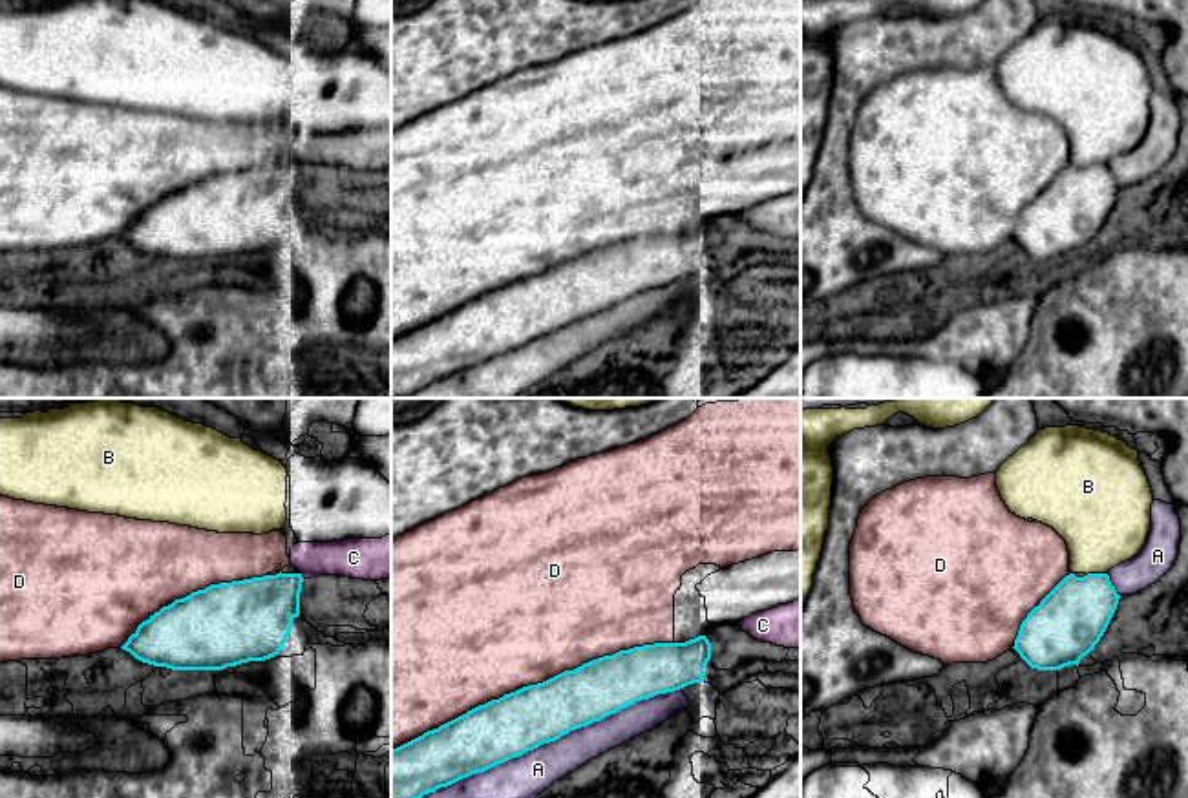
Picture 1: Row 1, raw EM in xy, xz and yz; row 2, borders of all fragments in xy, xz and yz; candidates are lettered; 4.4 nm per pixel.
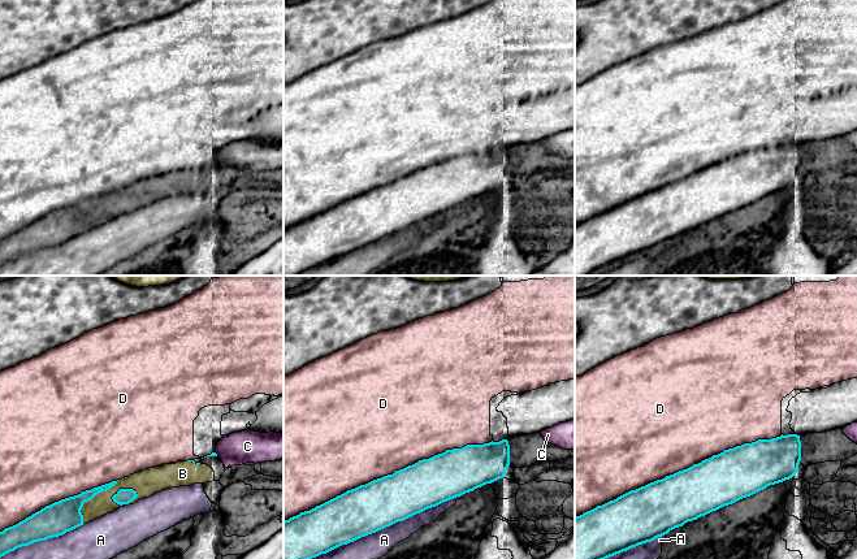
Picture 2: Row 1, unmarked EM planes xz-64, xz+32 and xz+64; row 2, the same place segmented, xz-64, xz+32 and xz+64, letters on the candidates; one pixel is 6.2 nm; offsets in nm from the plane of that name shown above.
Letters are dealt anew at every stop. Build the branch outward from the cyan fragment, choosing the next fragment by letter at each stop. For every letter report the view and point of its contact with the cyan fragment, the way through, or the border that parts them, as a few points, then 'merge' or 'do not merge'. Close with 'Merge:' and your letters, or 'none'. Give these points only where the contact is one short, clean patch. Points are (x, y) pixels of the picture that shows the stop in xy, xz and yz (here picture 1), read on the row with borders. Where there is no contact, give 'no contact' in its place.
A: contact xz (551, 740); do not merge
B: contact yz (1095, 574); do not merge
C: contact xy (300, 576); border xy (300, 572), (304, 577); do not merge
D: contact xz (530, 685); do not merge
Merge: none

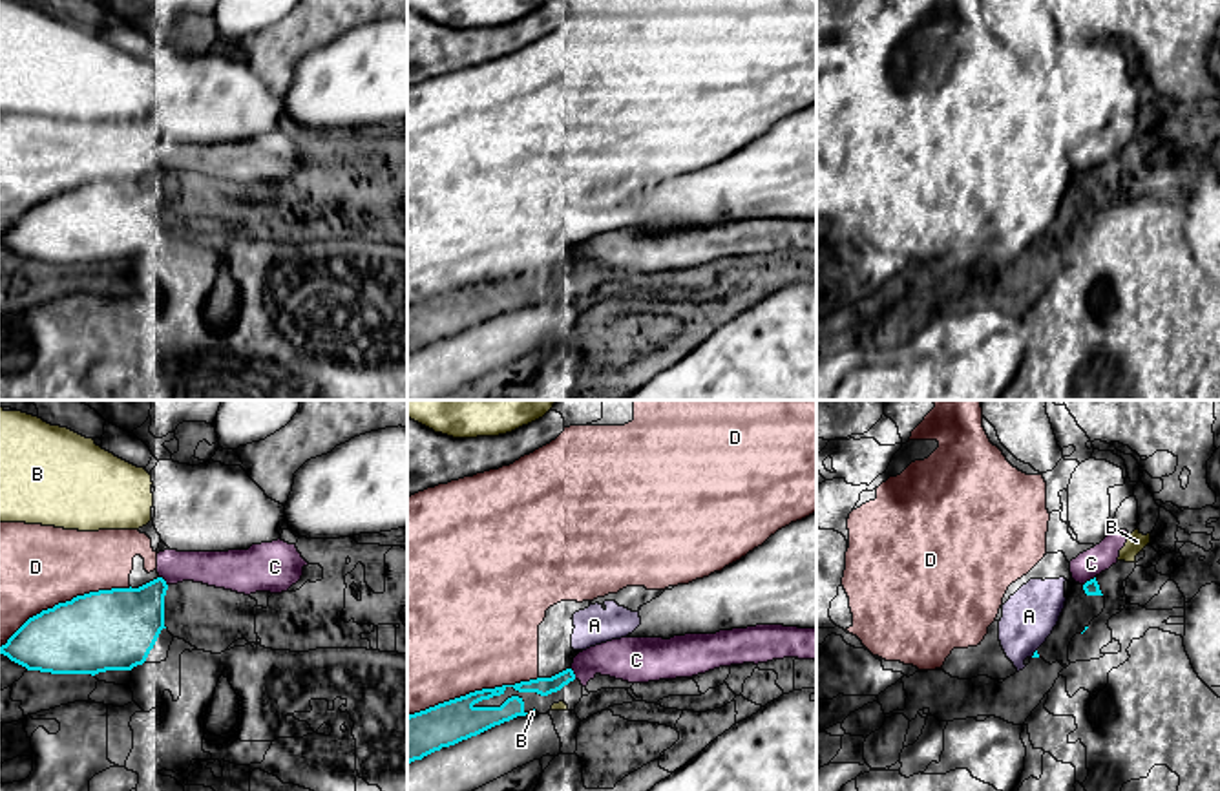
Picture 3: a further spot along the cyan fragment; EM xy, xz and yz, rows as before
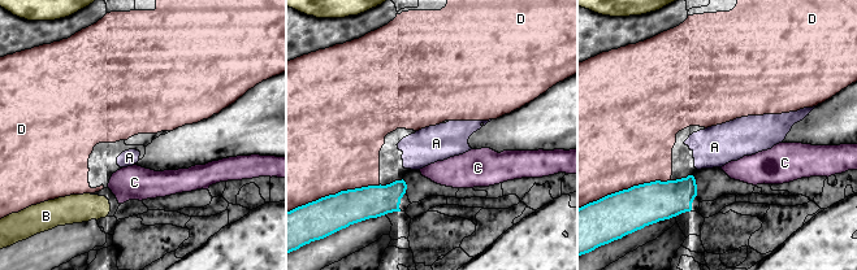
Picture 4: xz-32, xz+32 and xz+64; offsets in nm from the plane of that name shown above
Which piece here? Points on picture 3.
A: contact yz (1034, 653); way yz (1036, 654), (1034, 653), (1029, 616); merge
B: contact xz (526, 713); do not merge
C: contact yz (1091, 580); border yz (1094, 576), (1083, 585); do not merge
D: contact xy (66, 601); do not merge
Merge: A

